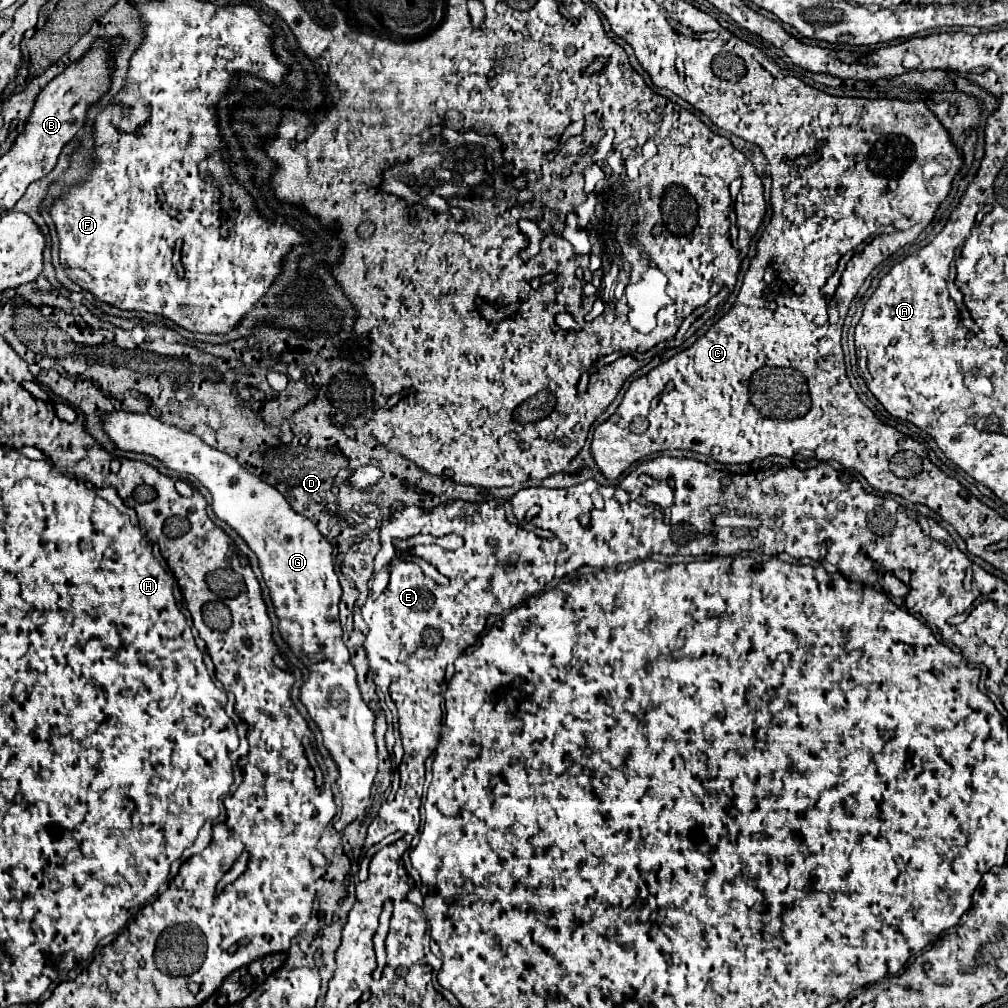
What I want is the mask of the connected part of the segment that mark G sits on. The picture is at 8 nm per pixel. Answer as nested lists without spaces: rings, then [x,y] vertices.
[[[132,412],[106,416],[104,430],[120,450],[156,456],[170,470],[198,478],[212,492],[214,514],[230,524],[256,552],[280,618],[280,634],[310,670],[310,680],[300,688],[300,700],[308,708],[312,720],[320,726],[324,746],[330,750],[340,770],[338,786],[342,792],[342,816],[334,828],[342,830],[370,806],[370,788],[373,787],[379,761],[374,742],[374,712],[360,696],[356,670],[352,668],[348,648],[342,642],[342,628],[338,620],[342,590],[330,558],[330,542],[306,516],[294,512],[288,500],[274,486],[246,472],[236,458],[210,448],[192,432],[182,432],[152,418],[150,414]]]

